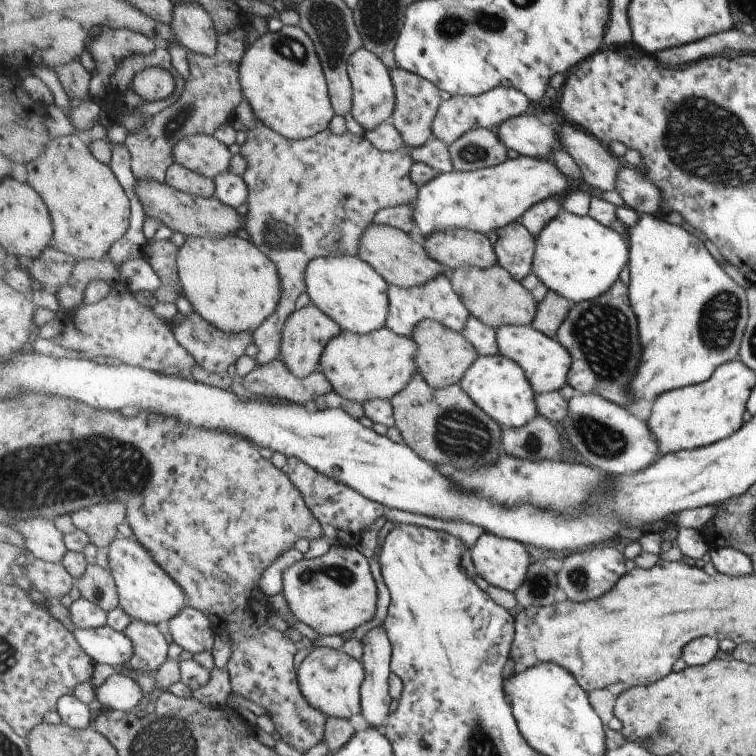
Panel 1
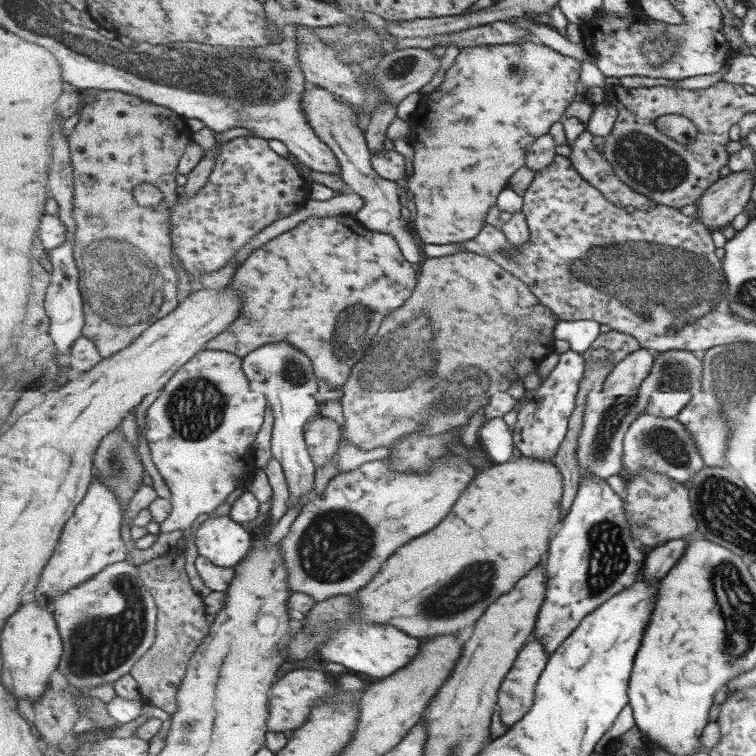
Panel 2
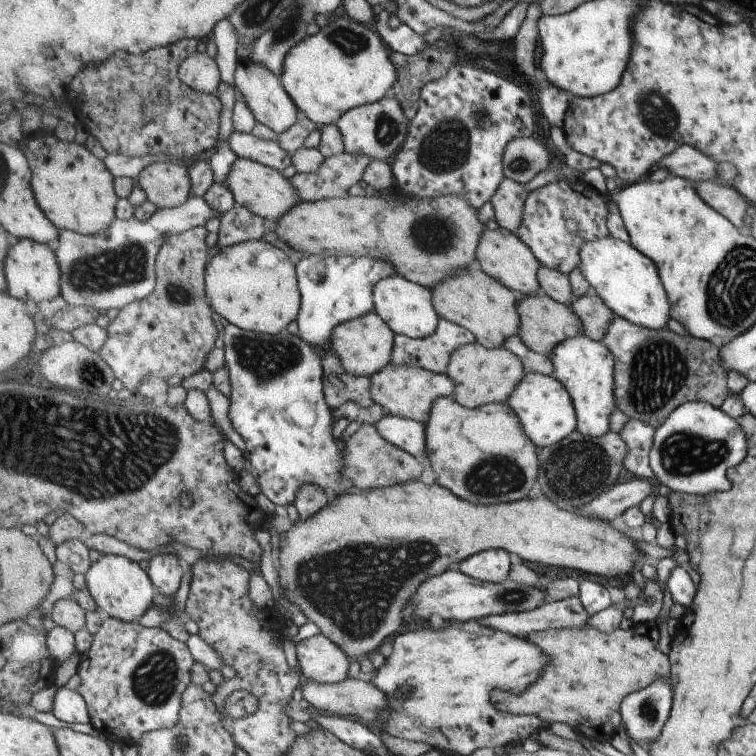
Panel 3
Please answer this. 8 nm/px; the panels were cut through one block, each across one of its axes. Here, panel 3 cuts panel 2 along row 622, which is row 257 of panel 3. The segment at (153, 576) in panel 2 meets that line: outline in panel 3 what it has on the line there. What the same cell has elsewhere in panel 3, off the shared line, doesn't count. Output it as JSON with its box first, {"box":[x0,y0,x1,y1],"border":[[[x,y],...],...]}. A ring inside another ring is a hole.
{"box":[99,227,219,399],"border":[[[197,227],[168,236],[156,260],[156,289],[153,294],[119,310],[118,315],[106,327],[108,339],[99,353],[111,365],[116,378],[131,391],[133,399],[140,399],[136,392],[137,384],[145,377],[157,375],[167,380],[201,374],[201,370],[209,366],[209,354],[217,350],[219,330],[213,320],[214,308],[206,295],[206,268],[210,261],[210,247],[205,242],[207,232],[206,227]]]}

